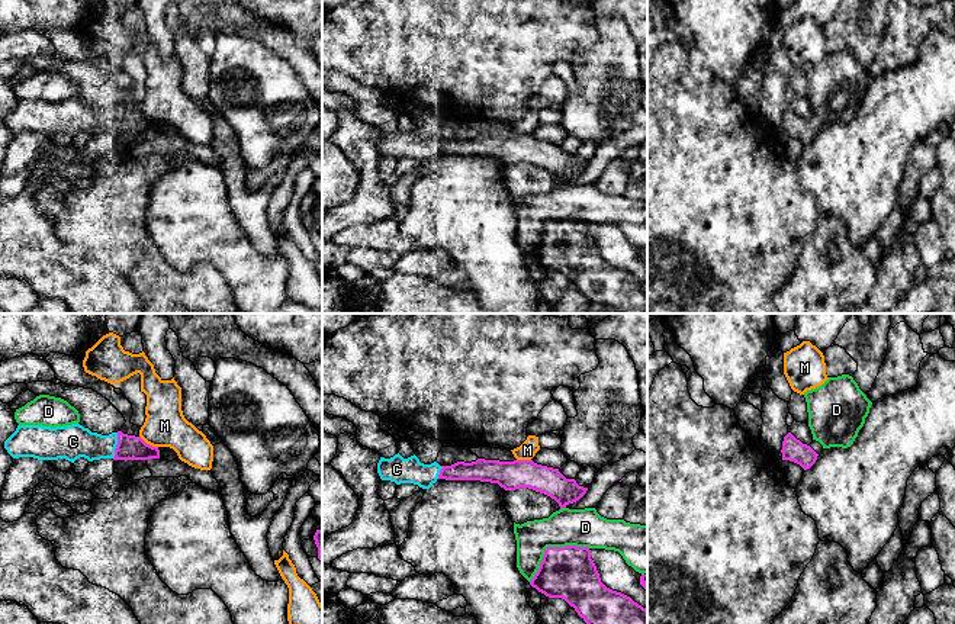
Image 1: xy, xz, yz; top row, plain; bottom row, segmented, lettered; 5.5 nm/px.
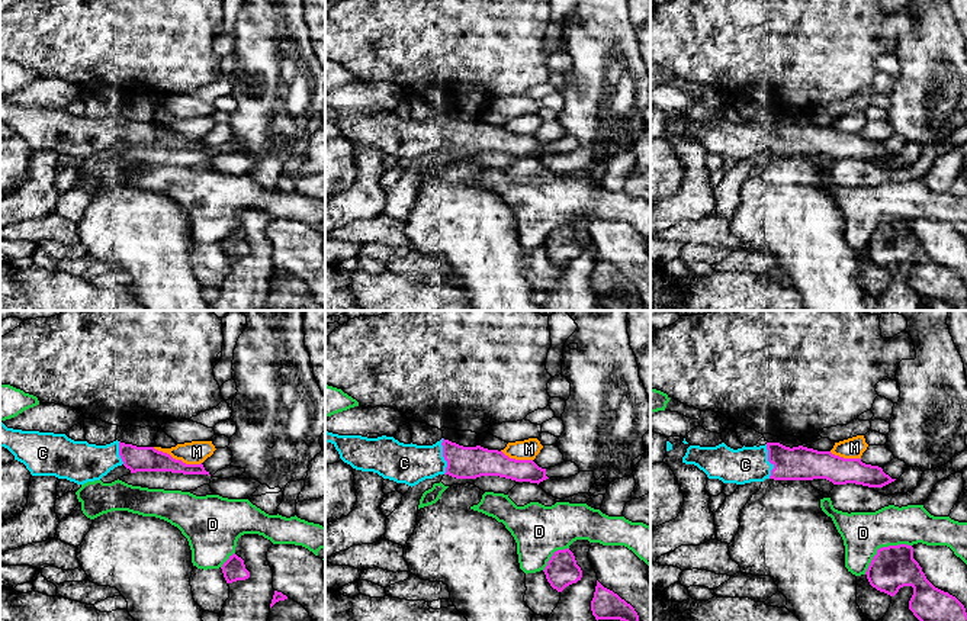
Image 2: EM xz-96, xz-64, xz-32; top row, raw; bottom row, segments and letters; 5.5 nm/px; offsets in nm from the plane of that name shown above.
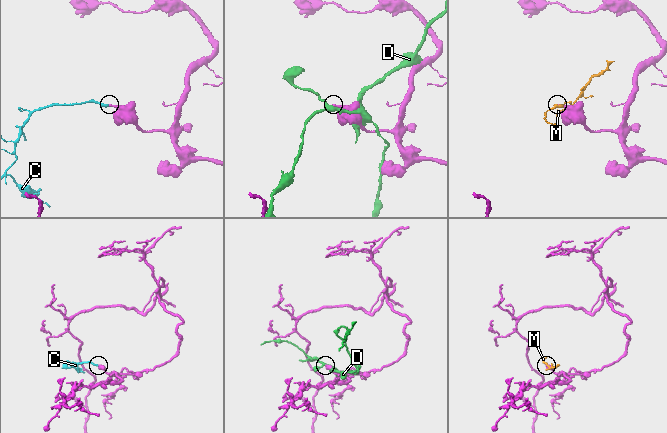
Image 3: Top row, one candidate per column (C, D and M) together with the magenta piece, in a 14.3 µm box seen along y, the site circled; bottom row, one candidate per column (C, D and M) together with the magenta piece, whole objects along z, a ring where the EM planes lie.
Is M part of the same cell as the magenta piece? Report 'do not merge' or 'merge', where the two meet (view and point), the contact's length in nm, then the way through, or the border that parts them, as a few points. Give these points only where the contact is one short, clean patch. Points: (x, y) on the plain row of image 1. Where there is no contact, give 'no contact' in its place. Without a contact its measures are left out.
do not merge; contact xy (148, 119); length 120 nm; border xy (140, 111), (157, 122)

